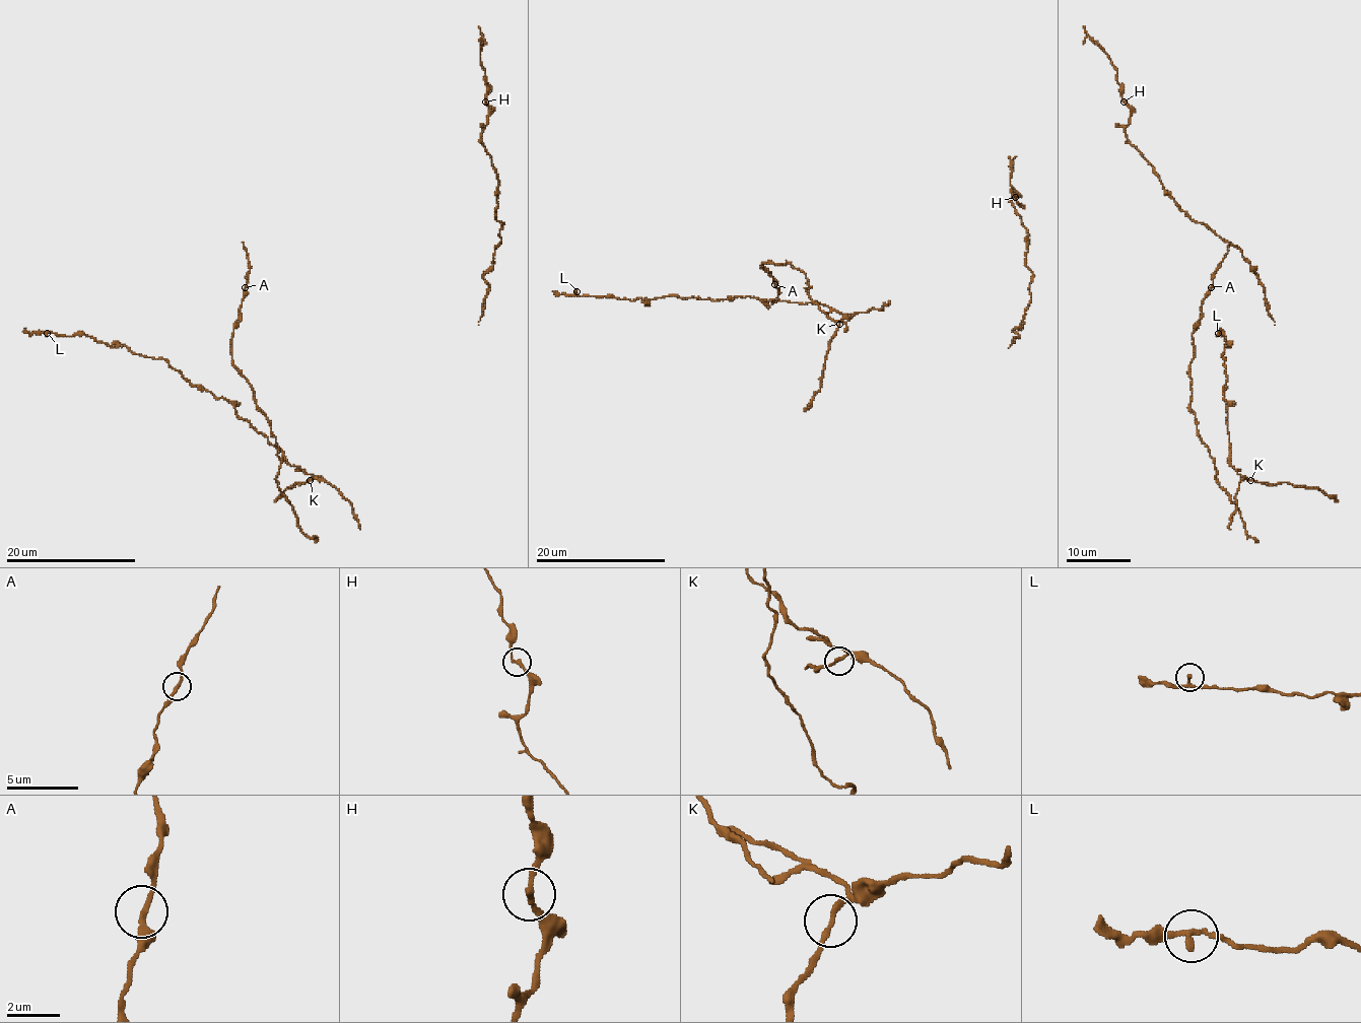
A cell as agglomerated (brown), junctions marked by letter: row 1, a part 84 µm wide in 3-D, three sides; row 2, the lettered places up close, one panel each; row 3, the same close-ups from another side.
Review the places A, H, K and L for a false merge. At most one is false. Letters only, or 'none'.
none

